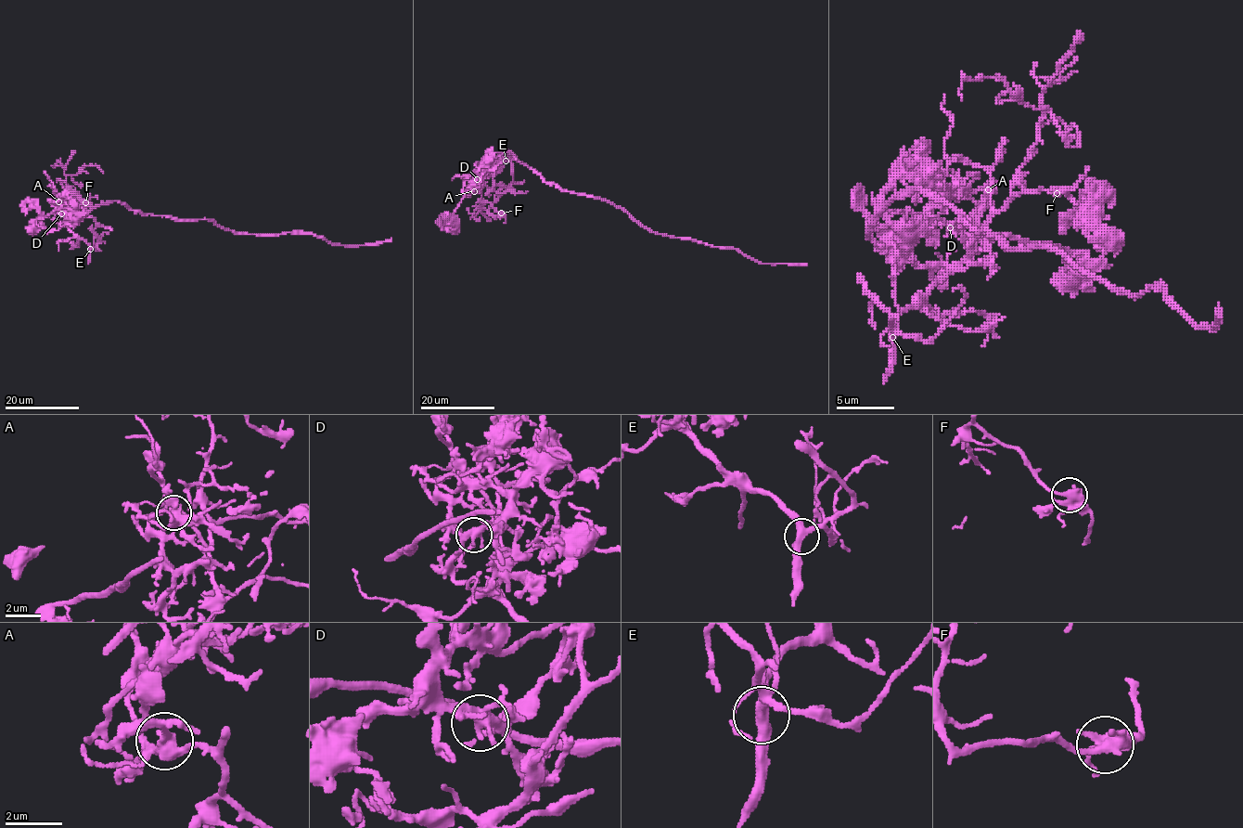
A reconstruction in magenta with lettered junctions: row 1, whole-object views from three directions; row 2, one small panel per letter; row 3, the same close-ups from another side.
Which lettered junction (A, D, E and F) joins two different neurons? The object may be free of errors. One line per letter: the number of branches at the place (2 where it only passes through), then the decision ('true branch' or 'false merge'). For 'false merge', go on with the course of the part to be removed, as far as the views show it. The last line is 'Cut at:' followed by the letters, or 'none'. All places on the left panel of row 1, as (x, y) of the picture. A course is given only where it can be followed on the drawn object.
A: 4 | false merge | (58, 201), (66, 213), (67, 226), (91, 247), (96, 250), (100, 236), (108, 234)
D: 4 | true branch
E: 4 | true branch
F: 4 | true branch
Cut at: A

